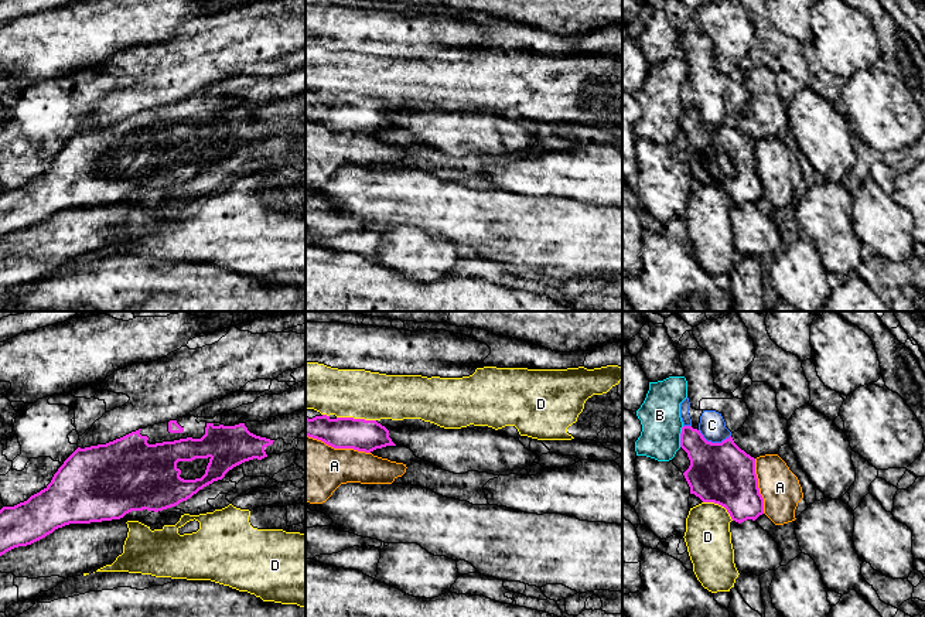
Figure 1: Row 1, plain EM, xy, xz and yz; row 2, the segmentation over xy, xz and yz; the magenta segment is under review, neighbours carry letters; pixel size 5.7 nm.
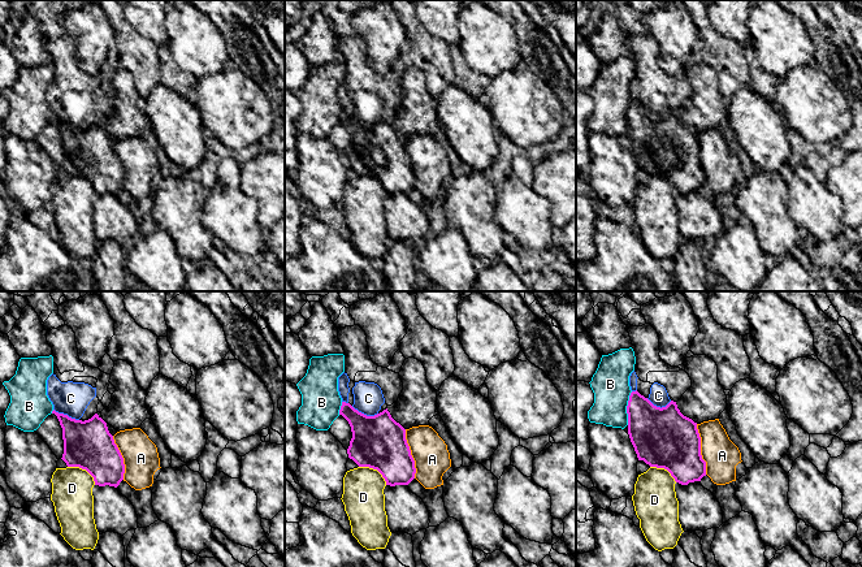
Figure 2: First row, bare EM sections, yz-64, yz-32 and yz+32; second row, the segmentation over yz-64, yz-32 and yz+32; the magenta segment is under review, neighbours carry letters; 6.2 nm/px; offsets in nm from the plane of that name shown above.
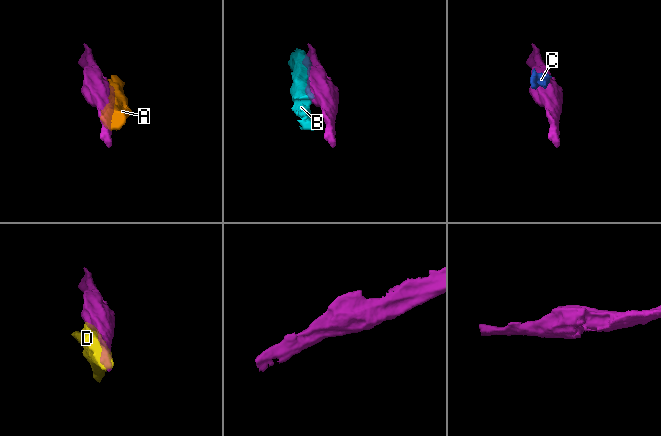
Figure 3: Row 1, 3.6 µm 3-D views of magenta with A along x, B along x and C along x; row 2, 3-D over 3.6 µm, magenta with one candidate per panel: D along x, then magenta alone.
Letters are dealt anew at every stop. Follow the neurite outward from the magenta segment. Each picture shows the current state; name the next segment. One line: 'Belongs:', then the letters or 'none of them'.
Belongs: none of them

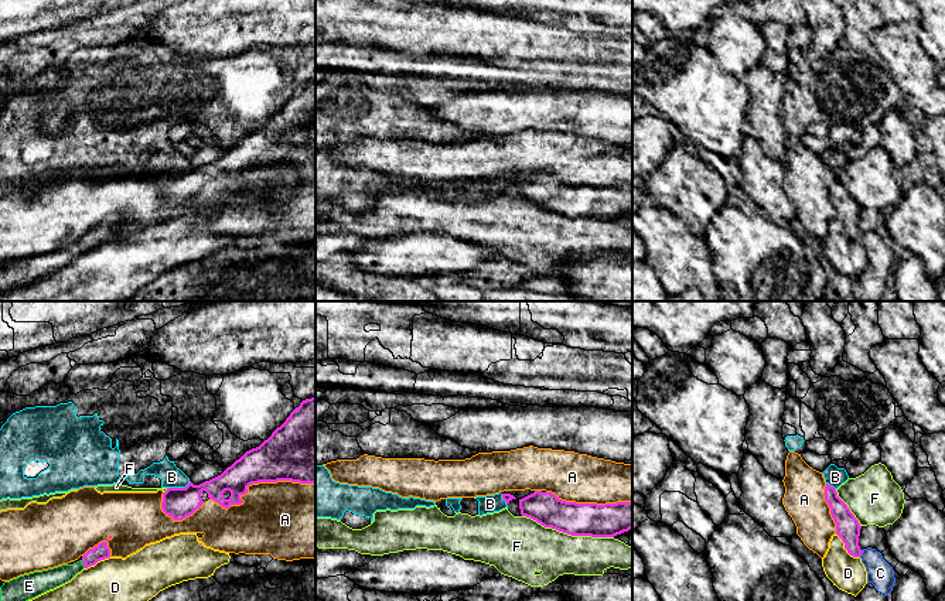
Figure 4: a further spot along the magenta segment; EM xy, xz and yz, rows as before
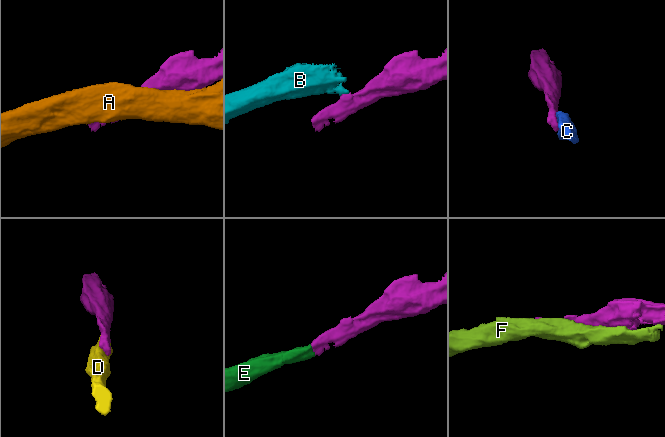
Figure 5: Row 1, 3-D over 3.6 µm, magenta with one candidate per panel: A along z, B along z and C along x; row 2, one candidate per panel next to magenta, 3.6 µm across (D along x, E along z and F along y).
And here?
Belongs: E

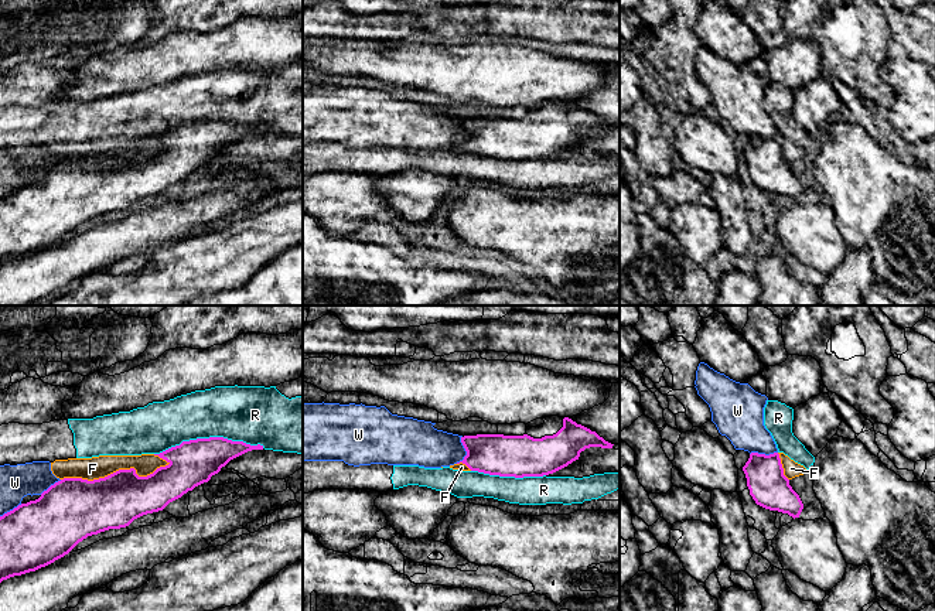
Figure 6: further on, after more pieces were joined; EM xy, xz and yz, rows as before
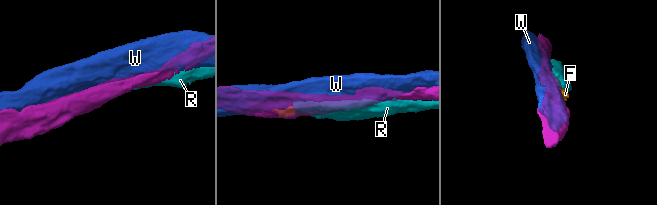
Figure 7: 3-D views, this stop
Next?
Belongs: none of them

